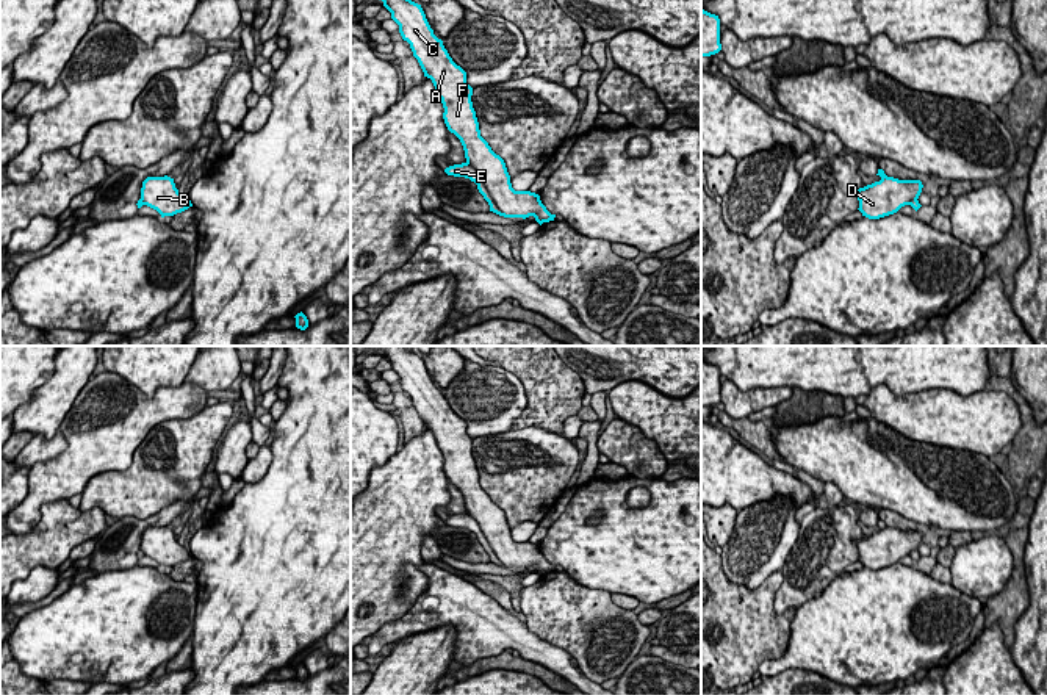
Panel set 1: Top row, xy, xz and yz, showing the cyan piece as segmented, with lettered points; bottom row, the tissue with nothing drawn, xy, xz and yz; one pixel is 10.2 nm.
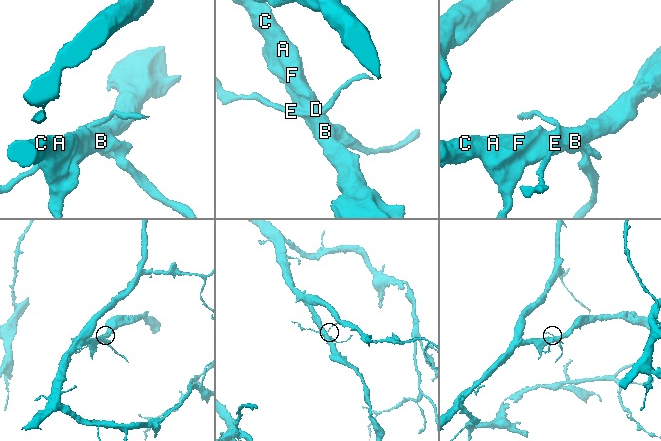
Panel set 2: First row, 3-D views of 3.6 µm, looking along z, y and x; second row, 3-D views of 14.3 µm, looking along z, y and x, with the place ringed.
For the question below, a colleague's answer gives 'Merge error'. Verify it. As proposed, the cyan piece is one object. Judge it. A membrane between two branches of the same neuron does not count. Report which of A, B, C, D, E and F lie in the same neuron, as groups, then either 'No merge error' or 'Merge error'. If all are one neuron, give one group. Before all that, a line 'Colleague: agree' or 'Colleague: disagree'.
Colleague: disagree
Groups: A B C D E F. No merge error

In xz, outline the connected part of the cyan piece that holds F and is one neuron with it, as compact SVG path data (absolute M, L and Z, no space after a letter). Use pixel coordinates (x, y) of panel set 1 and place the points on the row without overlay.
M369 346L383 352L399 384L410 394L424 427L430 429L444 463L443 470L465 501L466 512L444 520L448 526L465 528L477 535L479 543L490 556L490 562L504 568L534 567L541 576L554 571L541 554L540 546L531 542L515 542L504 510L496 506L480 487L479 473L473 459L473 438L466 434L466 423L457 416L434 385L421 355L405 346Z

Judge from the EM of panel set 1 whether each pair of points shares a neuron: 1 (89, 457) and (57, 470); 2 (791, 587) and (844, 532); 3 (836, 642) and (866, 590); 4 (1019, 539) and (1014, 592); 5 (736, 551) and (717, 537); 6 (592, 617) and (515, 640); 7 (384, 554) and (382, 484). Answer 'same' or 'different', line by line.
1: same
2: same
3: same
4: same
5: different
6: different
7: same

